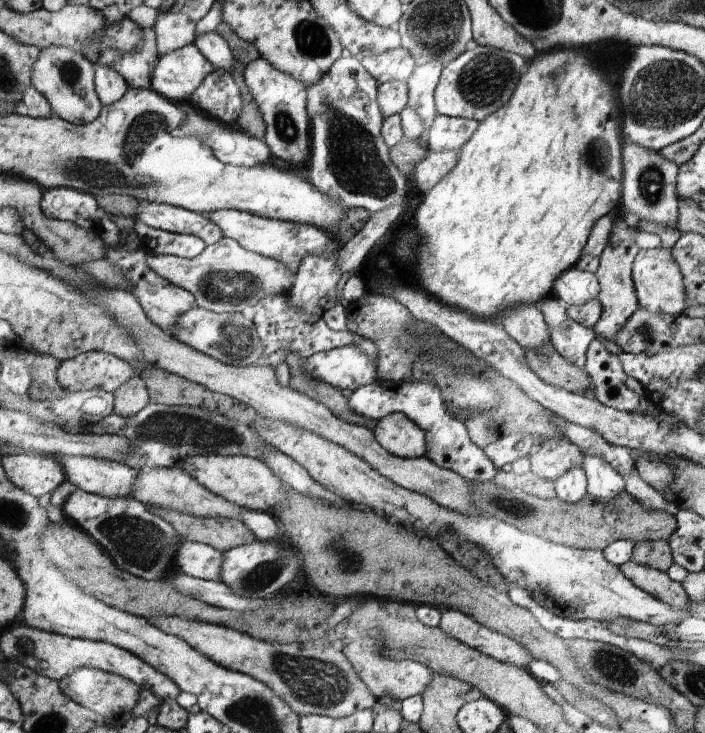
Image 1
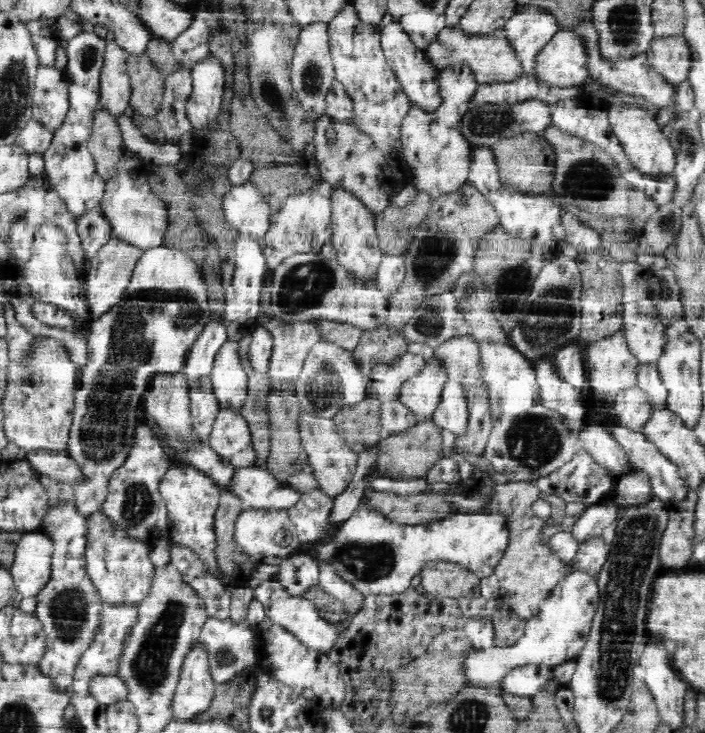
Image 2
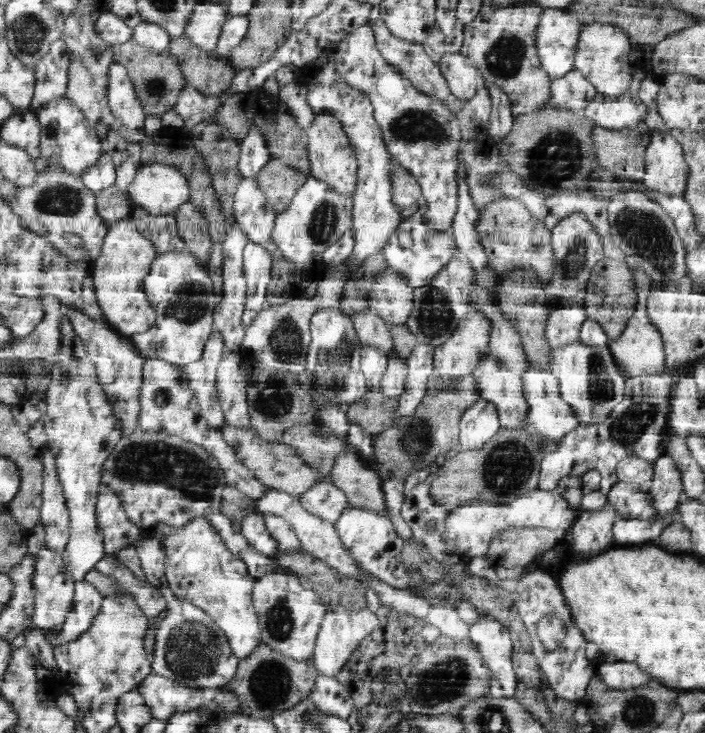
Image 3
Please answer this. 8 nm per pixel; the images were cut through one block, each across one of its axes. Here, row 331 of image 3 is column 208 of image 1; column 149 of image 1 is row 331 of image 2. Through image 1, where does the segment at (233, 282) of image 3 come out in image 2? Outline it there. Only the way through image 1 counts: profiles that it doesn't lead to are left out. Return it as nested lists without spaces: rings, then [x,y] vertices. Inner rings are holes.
[[[212,320],[212,322],[206,326],[206,330],[202,330],[202,333],[198,336],[198,339],[186,357],[183,368],[180,370],[186,375],[186,380],[190,387],[198,386],[198,380],[200,380],[202,376],[208,376],[208,374],[211,373],[214,356],[216,356],[218,350],[220,350],[227,341],[226,327],[222,326],[220,320]]]

